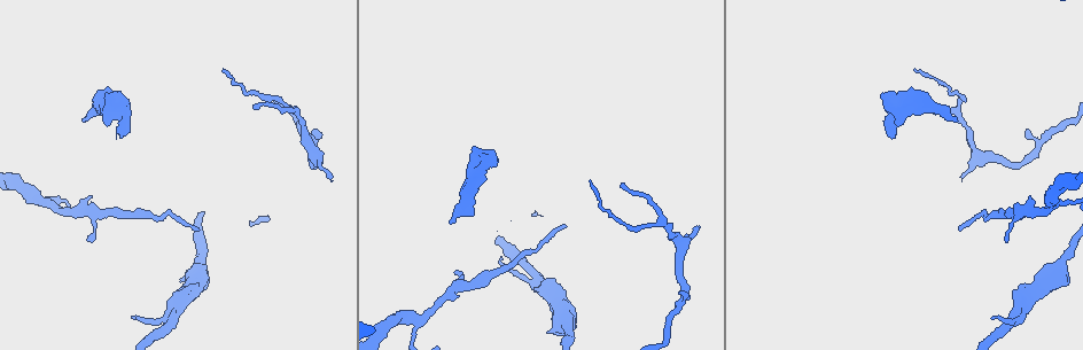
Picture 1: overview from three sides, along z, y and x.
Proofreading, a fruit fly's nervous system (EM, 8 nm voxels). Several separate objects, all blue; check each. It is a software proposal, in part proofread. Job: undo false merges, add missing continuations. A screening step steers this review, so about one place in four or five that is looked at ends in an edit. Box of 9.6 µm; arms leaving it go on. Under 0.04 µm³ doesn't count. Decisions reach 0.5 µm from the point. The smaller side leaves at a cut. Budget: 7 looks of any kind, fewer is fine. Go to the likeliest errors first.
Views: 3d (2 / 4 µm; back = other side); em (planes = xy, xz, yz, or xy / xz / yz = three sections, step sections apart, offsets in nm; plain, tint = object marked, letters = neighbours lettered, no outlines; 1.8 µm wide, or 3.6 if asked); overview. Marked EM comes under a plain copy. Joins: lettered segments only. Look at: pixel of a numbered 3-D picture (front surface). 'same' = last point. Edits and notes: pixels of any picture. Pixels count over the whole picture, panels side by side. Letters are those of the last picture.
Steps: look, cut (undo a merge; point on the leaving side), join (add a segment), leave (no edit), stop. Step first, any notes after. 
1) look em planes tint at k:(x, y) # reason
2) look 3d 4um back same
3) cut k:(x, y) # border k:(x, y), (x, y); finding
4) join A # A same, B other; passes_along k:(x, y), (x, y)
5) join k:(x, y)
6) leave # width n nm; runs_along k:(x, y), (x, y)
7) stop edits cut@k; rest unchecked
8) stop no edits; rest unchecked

look 3d 4um at 1:(895, 137) # branch stops here

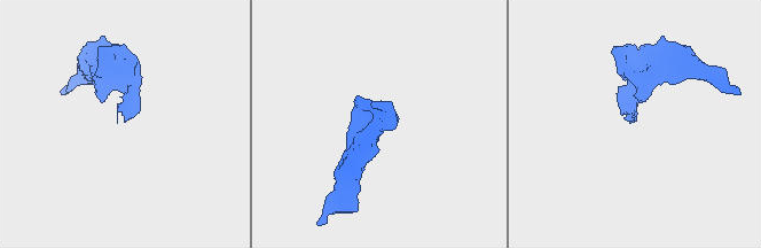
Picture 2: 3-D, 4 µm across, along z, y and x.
look em planes letters at 2:(630, 122)

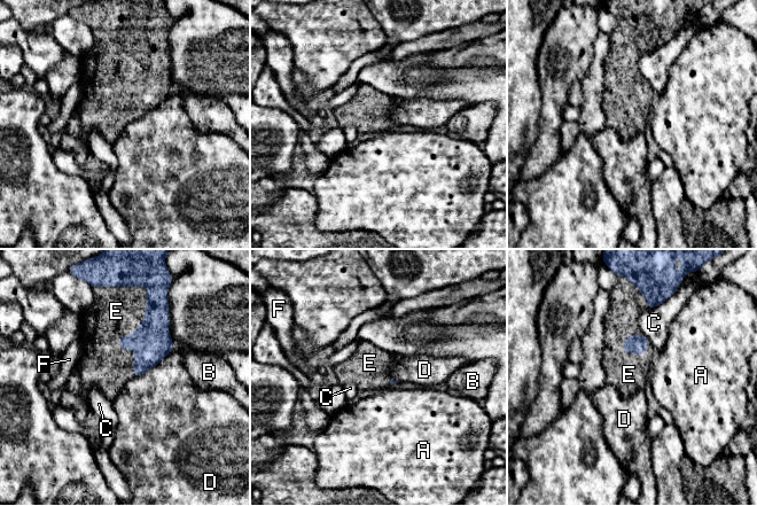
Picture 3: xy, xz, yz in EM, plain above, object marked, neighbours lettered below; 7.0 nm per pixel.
join E # A other, B other, C other, D other, E same, F other; passes_along 3:(151, 342), (121, 341), (116, 311); it goes on there

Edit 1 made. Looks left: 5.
look 3d 4um at 1:(698, 228) # thin end

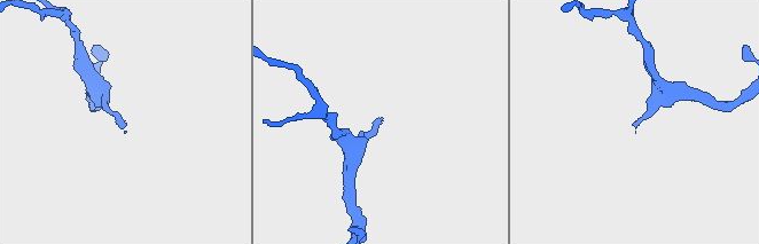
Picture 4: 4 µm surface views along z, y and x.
look em xy step 8 letters at 4:(382, 123)

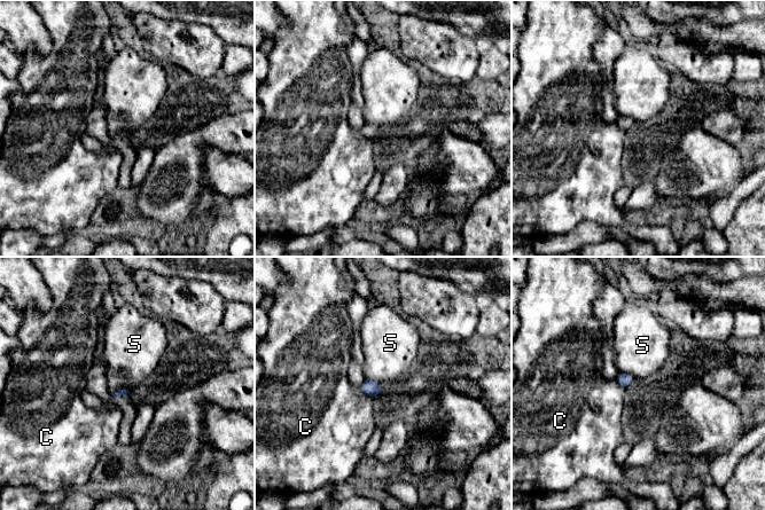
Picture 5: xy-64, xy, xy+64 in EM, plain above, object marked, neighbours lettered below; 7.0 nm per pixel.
look em planes letters same # another direction

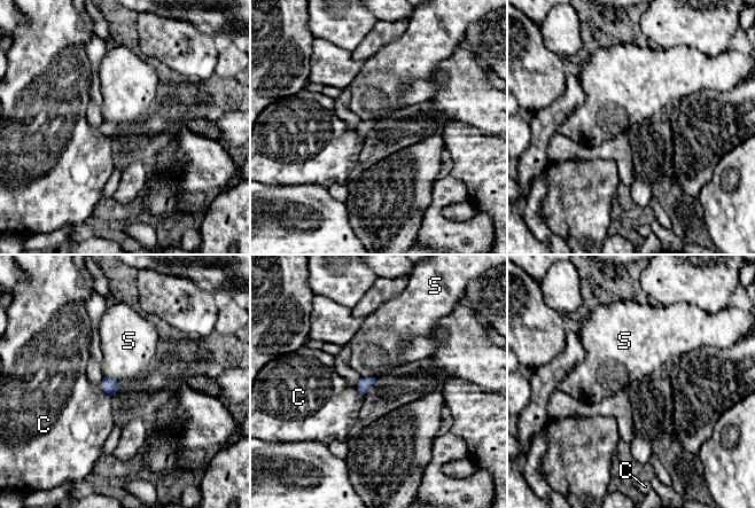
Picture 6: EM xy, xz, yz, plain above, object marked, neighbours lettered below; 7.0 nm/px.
leave # longest_contact S 130 nm; C other, S other; border 6:(360, 376), (374, 377), (378, 381); none of them fits

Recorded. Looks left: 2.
look em planes letters at 1:(501, 256) # thin end

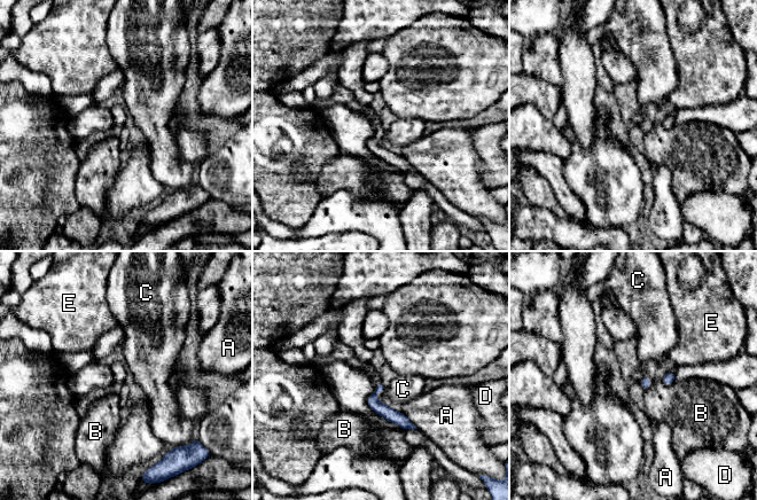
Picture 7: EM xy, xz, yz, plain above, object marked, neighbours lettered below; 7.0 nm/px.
leave # A other, B other, C other, D other, E other; runs_along 7:(380, 387), (374, 401), (410, 426); no lettered segment goes on from it

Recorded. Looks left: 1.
stop edits join@3; rest unchecked

